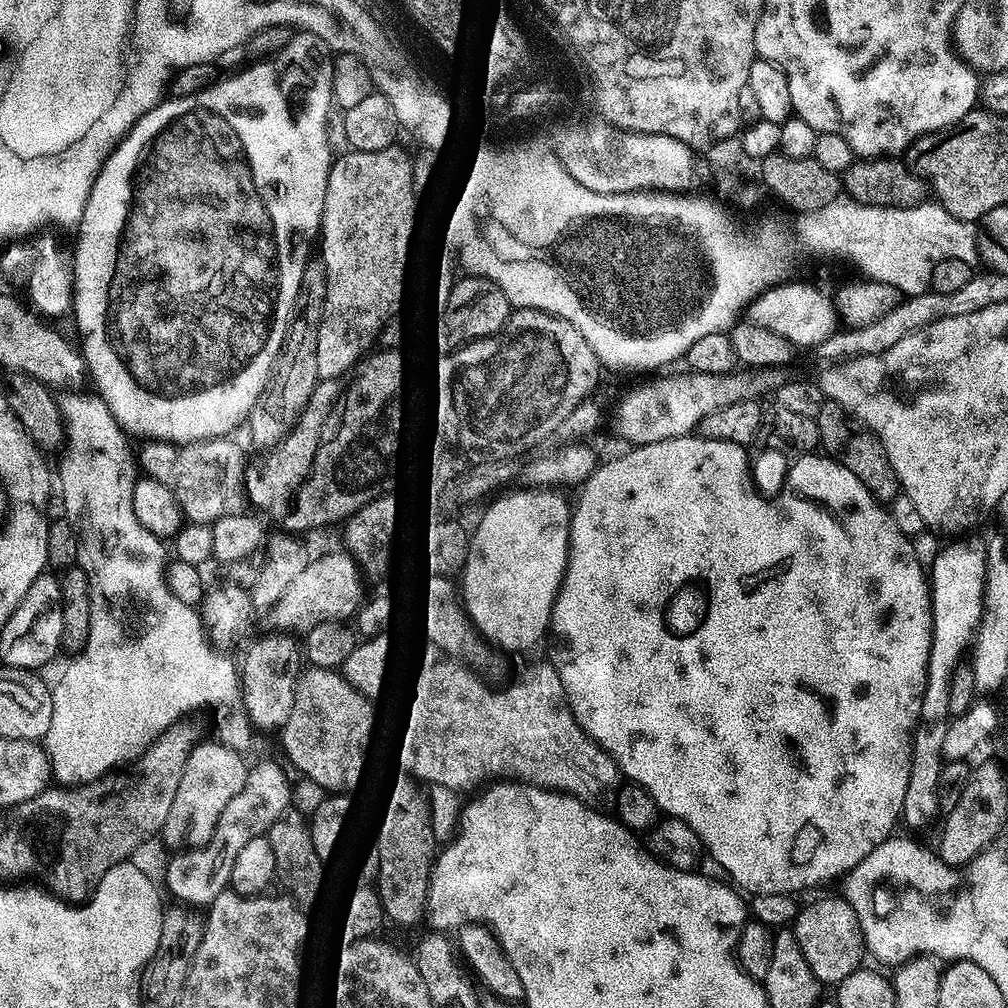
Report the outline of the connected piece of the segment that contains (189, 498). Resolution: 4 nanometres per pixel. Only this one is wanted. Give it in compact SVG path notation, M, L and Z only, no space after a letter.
M217 438L215 440L199 440L193 444L186 444L180 447L163 442L150 442L138 452L138 460L149 477L163 484L174 494L185 521L194 524L207 524L211 526L218 518L229 516L235 512L244 512L246 506L244 452L232 441L232 438Z

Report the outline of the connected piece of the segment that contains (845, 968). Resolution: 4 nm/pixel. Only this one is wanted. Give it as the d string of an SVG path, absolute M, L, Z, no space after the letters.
M839 895L828 896L825 900L816 900L813 904L808 904L799 909L794 921L794 931L796 933L796 945L802 950L806 962L817 978L820 979L821 985L835 986L840 983L846 974L854 974L854 970L861 967L866 960L866 949L864 947L864 935L862 926L858 922L858 914Z

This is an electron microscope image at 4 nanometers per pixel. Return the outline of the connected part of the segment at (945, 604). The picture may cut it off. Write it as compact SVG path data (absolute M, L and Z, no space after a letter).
M968 536L965 538L960 538L950 543L947 543L940 551L939 555L935 557L930 566L930 595L932 598L932 642L931 642L931 652L930 658L928 659L928 670L927 670L927 688L924 691L924 696L922 700L922 706L920 707L920 719L924 723L919 725L916 731L913 733L913 741L912 741L912 758L911 758L911 772L910 772L910 781L907 782L906 788L906 797L903 803L903 823L908 824L912 828L922 828L928 825L935 816L939 815L939 806L937 798L937 786L940 781L940 770L943 768L944 762L941 756L943 755L944 750L944 742L945 742L945 730L946 726L940 724L939 726L926 726L926 724L936 724L942 721L948 714L948 710L950 708L950 678L952 676L952 670L954 666L957 664L964 648L973 641L975 631L980 627L980 619L982 618L982 614L984 613L984 579L986 578L986 566L988 565L988 550L985 544L985 541L982 539L974 540L974 537Z

